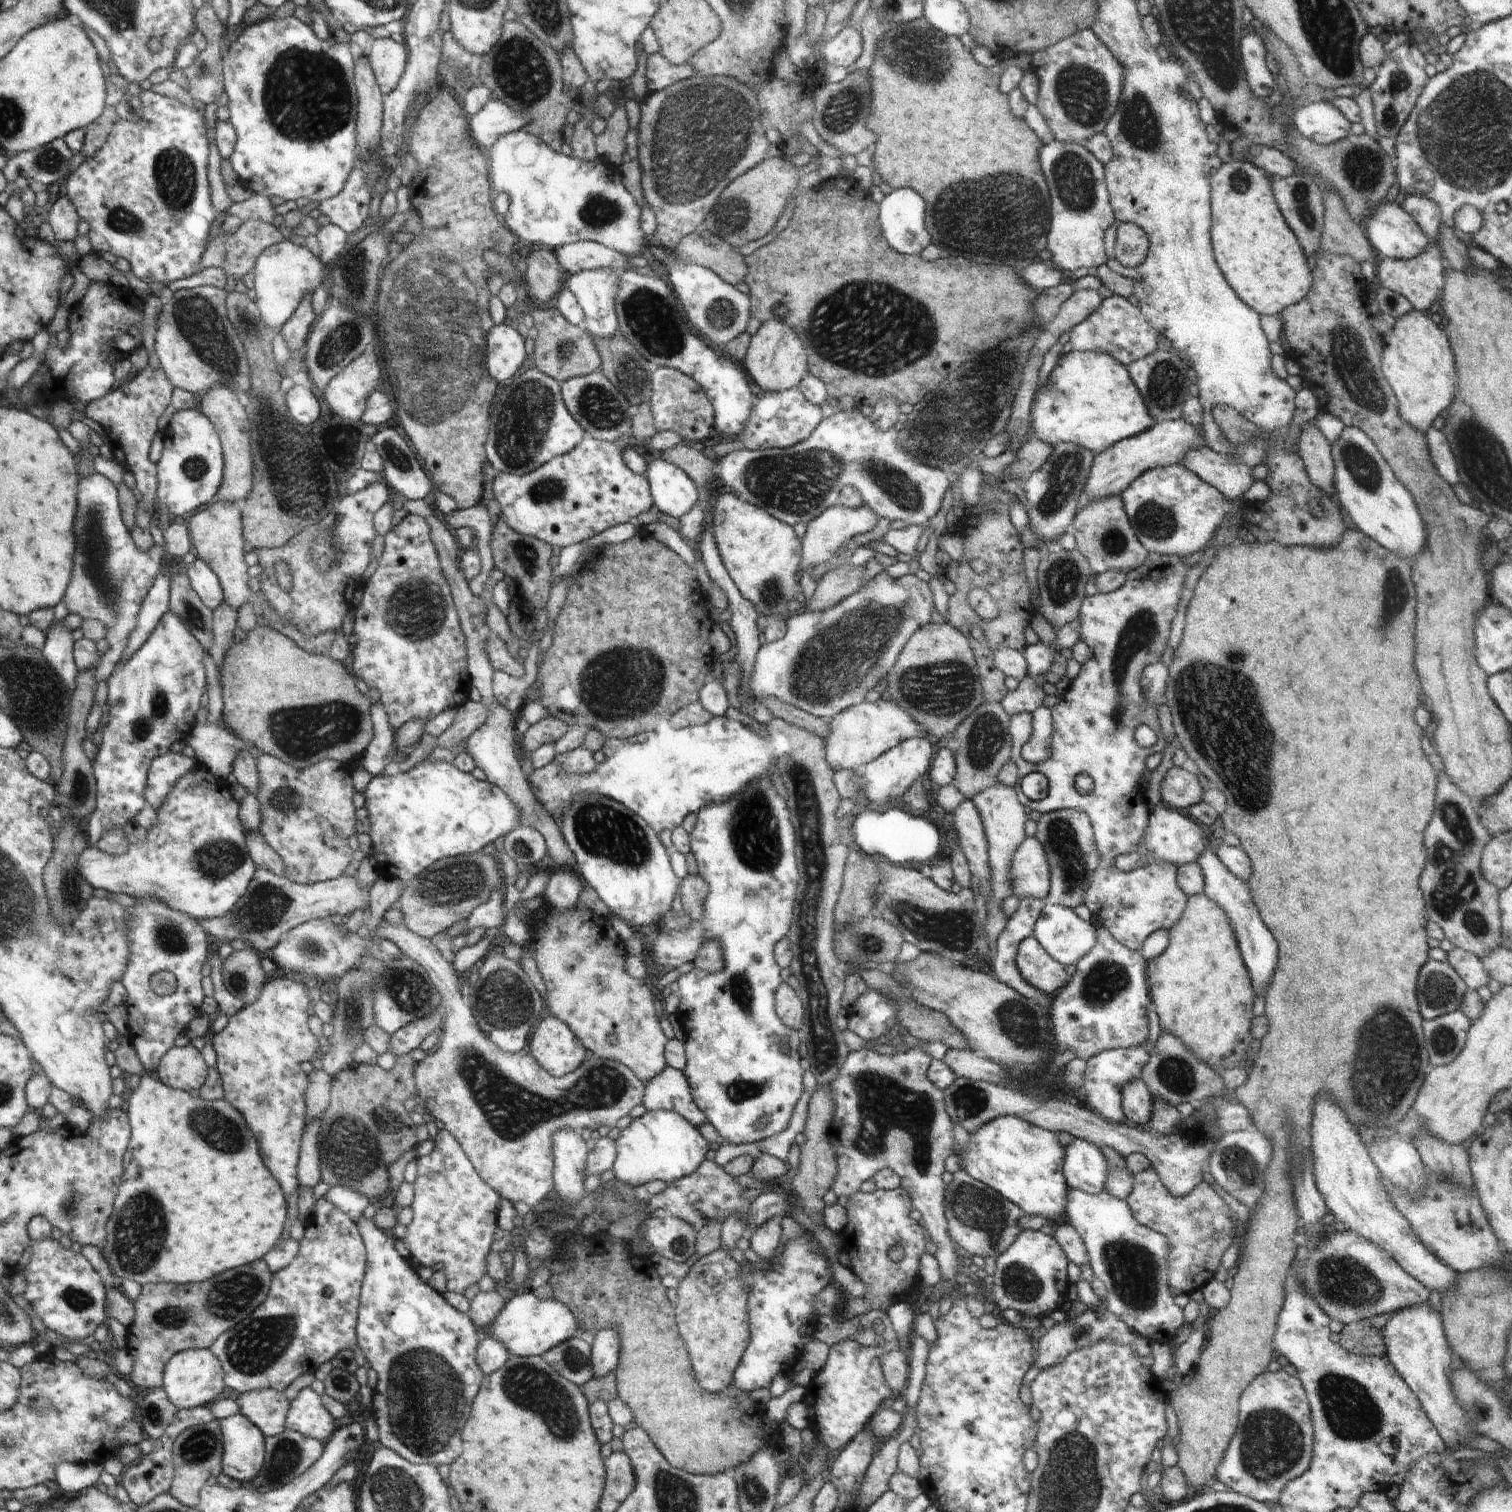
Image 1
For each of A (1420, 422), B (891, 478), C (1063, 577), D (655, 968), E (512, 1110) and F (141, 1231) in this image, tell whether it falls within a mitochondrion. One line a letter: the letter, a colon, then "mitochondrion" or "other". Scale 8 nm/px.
A: other
B: mitochondrion
C: mitochondrion
D: other
E: mitochondrion
F: mitochondrion

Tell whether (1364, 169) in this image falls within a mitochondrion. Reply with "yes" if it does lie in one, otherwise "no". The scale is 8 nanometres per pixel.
yes

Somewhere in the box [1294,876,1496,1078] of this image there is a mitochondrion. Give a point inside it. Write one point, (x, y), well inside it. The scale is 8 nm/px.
(1438, 989)

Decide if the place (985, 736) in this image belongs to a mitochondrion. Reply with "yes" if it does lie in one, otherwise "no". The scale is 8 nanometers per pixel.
yes

